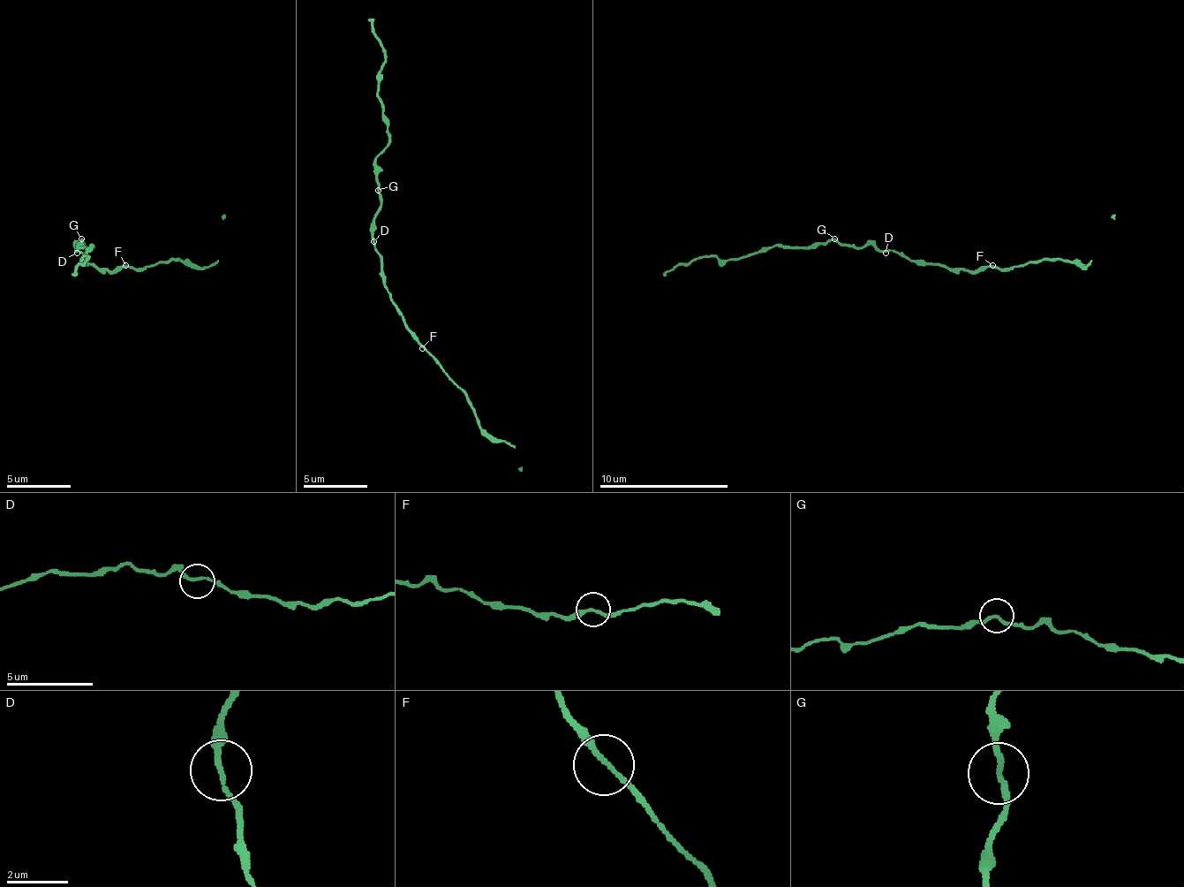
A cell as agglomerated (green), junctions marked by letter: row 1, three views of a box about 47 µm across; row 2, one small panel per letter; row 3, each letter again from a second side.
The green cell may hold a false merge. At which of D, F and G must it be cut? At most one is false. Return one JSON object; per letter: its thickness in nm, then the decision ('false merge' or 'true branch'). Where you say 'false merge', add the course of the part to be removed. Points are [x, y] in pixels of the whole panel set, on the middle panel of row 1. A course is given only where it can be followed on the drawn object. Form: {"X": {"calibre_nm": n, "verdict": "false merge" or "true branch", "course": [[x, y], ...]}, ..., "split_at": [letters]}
{"D": {"calibre_nm": 170, "verdict": "true branch"}, "F": {"calibre_nm": 170, "verdict": "true branch"}, "G": {"calibre_nm": 170, "verdict": "true branch"}, "split_at": []}

